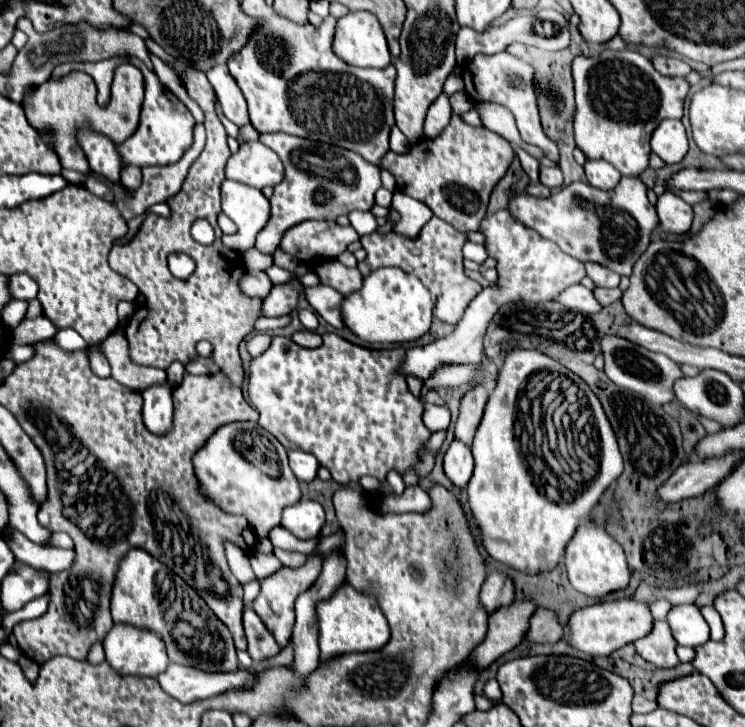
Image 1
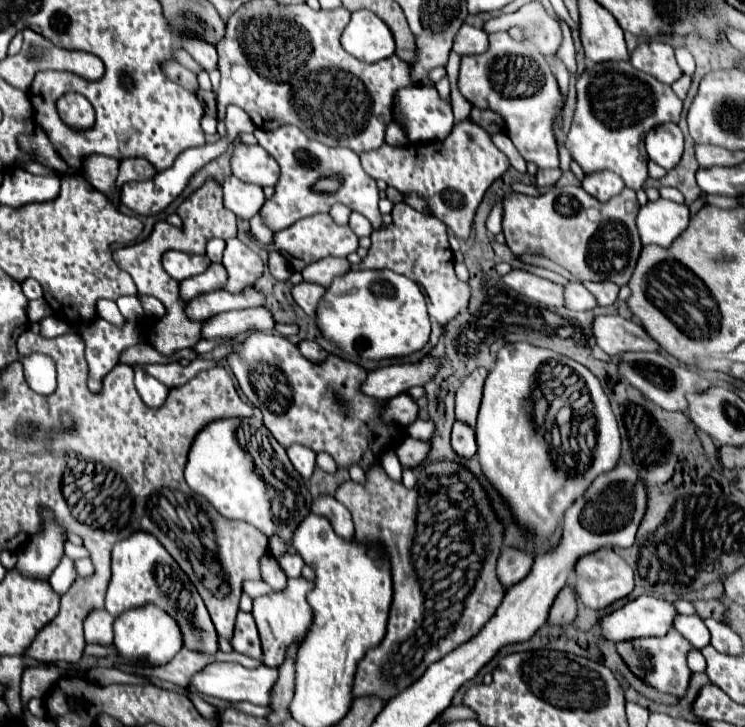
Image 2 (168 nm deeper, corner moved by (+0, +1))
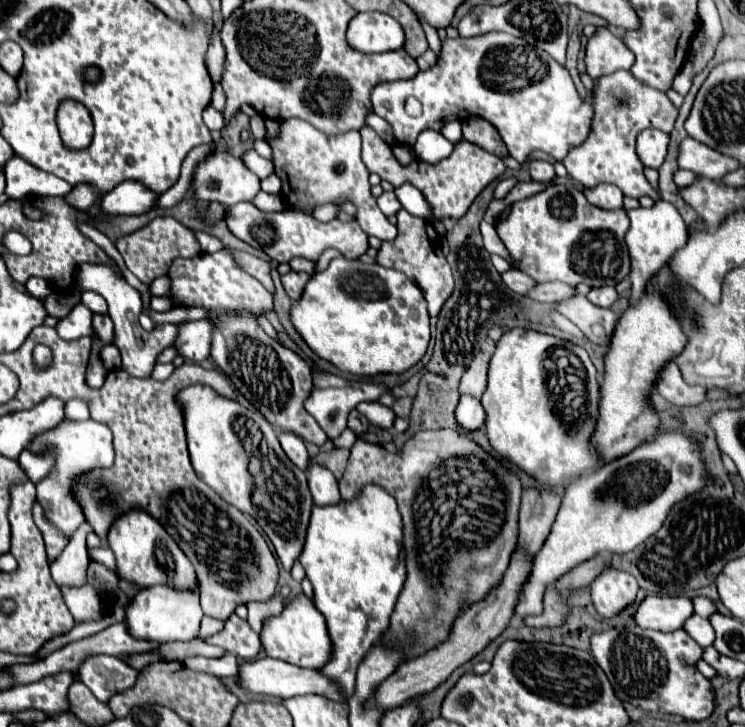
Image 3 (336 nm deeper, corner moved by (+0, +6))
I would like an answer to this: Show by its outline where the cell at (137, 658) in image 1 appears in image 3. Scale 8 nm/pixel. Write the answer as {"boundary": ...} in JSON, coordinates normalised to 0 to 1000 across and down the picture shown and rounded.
{"boundary":[[[200,806],[189,809],[181,823],[168,836],[168,858],[179,878],[197,883],[254,883],[267,875],[267,858],[272,839],[267,834],[267,812],[262,814],[238,814],[224,806]]]}

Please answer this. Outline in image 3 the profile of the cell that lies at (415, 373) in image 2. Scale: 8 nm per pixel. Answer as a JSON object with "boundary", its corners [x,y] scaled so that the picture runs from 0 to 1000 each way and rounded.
{"boundary":[[[420,512],[420,539],[409,553],[409,561],[428,580],[428,586],[439,594],[439,600],[447,605],[466,589],[463,580],[466,580],[468,564],[474,564],[487,550],[509,550],[519,539],[522,539],[522,534],[517,528],[477,525],[477,523],[463,523],[463,520],[447,517],[447,514],[423,514]]]}

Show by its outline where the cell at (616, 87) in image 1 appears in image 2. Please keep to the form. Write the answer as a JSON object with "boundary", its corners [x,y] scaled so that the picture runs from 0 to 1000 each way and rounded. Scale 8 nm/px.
{"boundary":[[[844,84],[791,89],[774,109],[774,153],[766,180],[758,191],[758,202],[764,205],[766,219],[774,221],[785,241],[801,235],[823,235],[836,246],[839,257],[850,263],[863,260],[871,224],[863,199],[866,186],[879,172],[911,166],[911,158],[895,155],[895,139],[901,142],[901,153],[911,153],[914,158],[917,142],[903,128],[903,122],[882,114],[882,109],[874,103],[850,98]]]}

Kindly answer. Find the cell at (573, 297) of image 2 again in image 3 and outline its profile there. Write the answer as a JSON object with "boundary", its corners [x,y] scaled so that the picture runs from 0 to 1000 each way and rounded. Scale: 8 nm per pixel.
{"boundary":[[[732,388],[732,391],[721,391],[721,396],[715,396],[715,402],[710,402],[710,410],[721,413],[721,415],[748,418],[772,404],[774,404],[774,399],[769,393],[758,393],[756,388]]]}

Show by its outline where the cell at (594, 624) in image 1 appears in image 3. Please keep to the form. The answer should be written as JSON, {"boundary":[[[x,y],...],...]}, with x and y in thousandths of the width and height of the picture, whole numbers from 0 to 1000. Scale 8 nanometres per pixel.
{"boundary":[[[868,820],[850,853],[860,864],[903,869],[917,861],[917,856],[930,845],[930,831],[922,823],[895,823],[895,820]]]}

